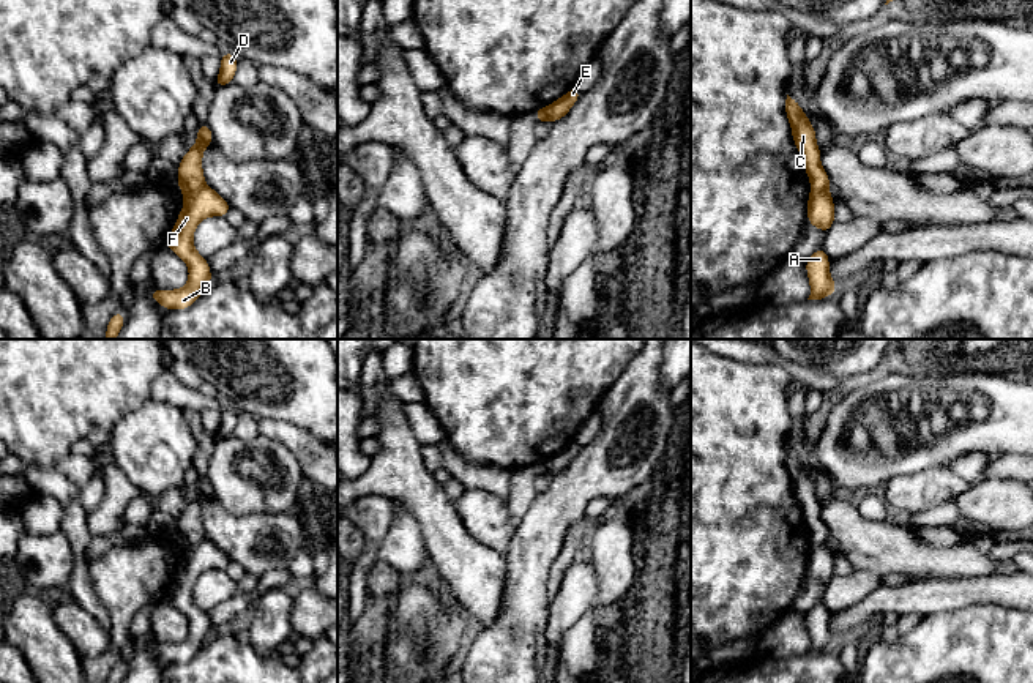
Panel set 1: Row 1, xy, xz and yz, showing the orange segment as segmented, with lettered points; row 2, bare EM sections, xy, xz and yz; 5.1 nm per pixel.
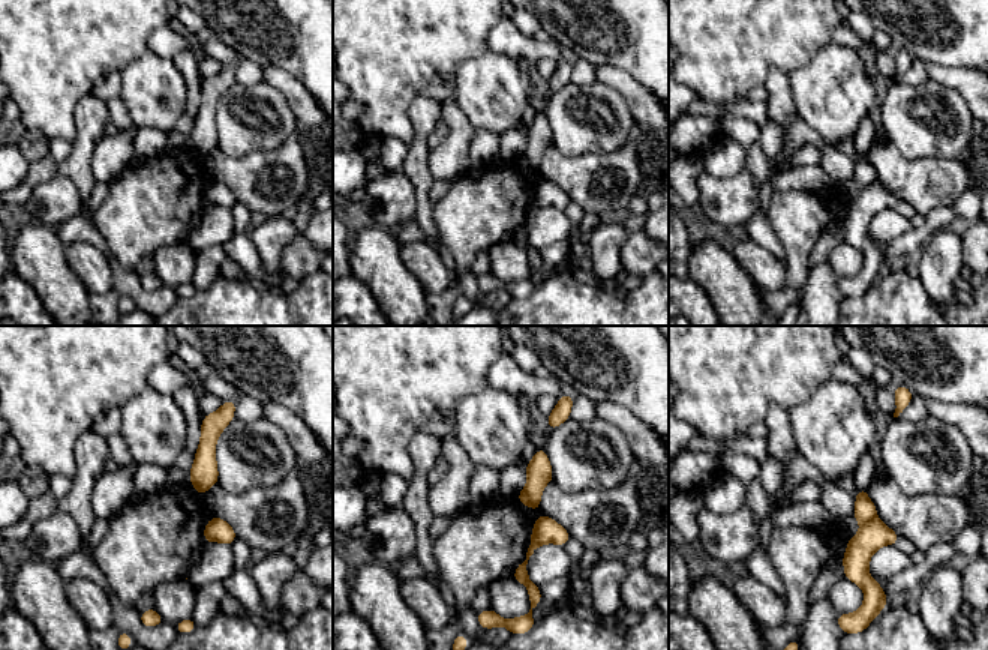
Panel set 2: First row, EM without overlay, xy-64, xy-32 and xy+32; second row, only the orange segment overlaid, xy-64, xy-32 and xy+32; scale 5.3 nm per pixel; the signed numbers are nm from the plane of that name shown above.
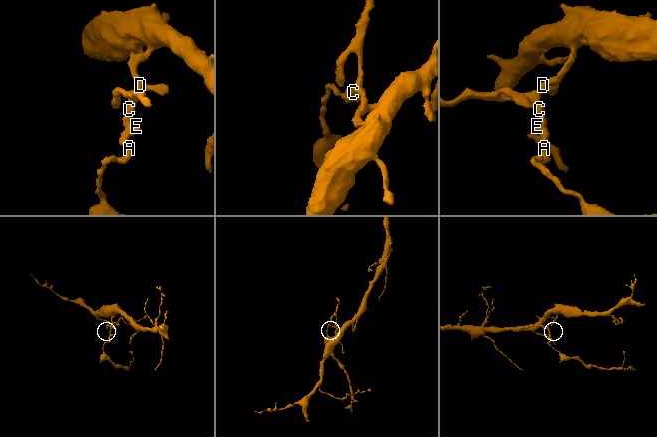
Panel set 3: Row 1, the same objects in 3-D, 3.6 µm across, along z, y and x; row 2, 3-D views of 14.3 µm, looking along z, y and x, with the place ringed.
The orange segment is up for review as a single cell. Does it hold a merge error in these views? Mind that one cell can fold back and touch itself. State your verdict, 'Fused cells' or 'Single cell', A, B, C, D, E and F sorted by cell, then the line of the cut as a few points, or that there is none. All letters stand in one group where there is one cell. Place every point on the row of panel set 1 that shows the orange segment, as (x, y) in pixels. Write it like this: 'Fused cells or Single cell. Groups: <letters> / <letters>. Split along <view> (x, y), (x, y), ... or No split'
Fused cells. Groups: A B E F / C D. Split along xy (204, 183), (186, 196)

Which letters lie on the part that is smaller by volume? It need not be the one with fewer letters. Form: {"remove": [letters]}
{"remove": ["A", "B", "E", "F"]}

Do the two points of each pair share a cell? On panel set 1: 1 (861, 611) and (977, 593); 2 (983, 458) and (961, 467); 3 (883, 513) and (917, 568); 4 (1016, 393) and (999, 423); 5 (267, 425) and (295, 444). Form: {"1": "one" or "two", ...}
{"1": "one", "2": "one", "3": "two", "4": "one", "5": "one"}

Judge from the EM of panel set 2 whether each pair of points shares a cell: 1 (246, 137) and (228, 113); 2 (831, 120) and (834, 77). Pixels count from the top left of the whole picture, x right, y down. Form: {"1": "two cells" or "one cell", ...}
{"1": "one cell", "2": "one cell"}

